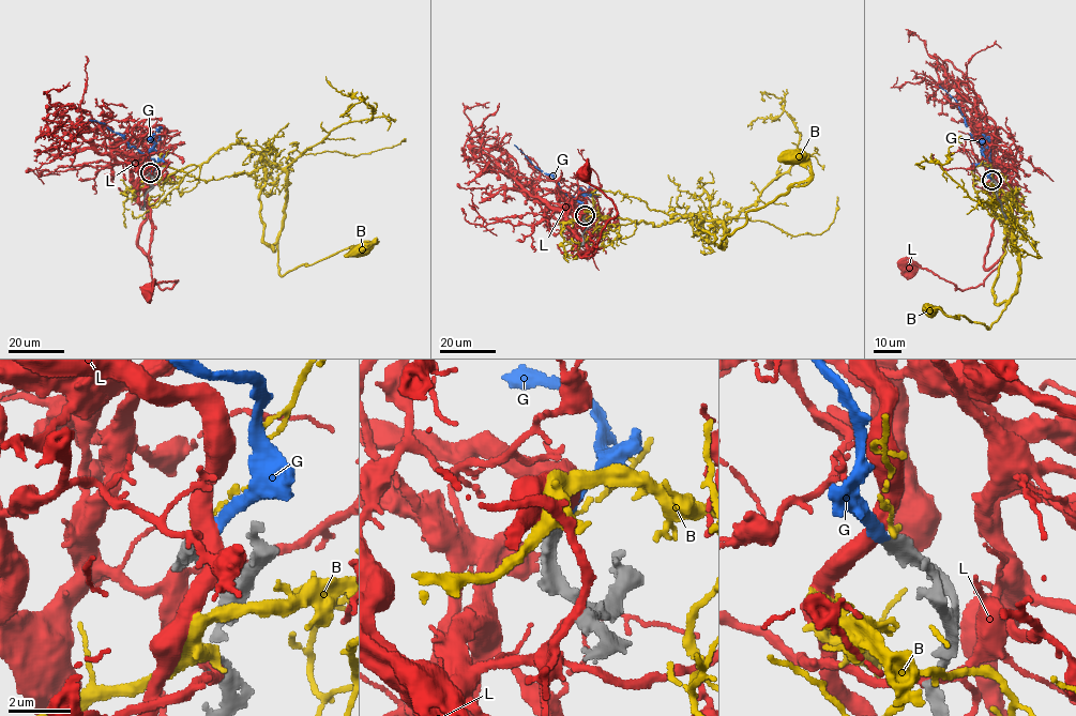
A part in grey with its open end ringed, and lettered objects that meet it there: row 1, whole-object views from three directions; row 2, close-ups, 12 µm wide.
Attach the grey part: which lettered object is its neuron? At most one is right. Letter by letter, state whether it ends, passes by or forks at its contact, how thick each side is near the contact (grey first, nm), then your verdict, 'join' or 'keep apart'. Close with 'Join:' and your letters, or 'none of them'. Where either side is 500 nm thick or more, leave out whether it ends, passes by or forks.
B: it ends | 460/170 nm | keep apart
G: it ends | 440/320 nm | join
L: 420/500 nm | keep apart
Join: G

